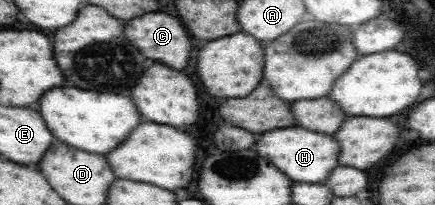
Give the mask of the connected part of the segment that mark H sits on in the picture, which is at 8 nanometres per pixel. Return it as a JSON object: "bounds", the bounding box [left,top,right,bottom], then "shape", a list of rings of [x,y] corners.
{"bounds":[257,128,339,184],"shape":[[[281,128],[281,130],[271,130],[263,134],[257,140],[257,150],[263,154],[263,158],[271,158],[279,170],[287,170],[291,178],[297,182],[310,182],[311,184],[323,183],[329,174],[339,166],[339,142],[321,132],[311,132],[305,128]]]}

